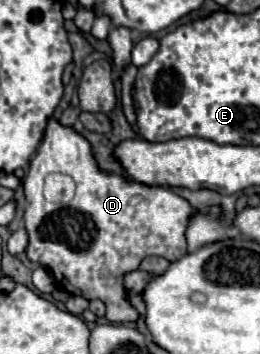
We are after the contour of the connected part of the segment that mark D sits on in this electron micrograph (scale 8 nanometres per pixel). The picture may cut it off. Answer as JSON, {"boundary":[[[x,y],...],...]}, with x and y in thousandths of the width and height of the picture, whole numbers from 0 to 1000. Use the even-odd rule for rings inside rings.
{"boundary":[[[208,331],[185,336],[169,393],[115,455],[115,483],[92,506],[92,540],[108,585],[92,596],[92,641],[115,664],[100,720],[115,737],[138,737],[185,754],[246,822],[269,833],[308,833],[338,850],[385,845],[408,862],[408,901],[423,912],[515,912],[531,901],[523,873],[492,856],[469,782],[492,766],[531,760],[538,737],[569,720],[608,720],[646,737],[677,737],[715,720],[715,630],[738,607],[731,573],[654,540],[646,528],[577,528],[554,517],[515,517],[446,489],[408,489],[377,472],[346,398],[308,381],[285,359],[223,347]],[[185,489],[254,489],[285,506],[292,540],[285,556],[254,573],[200,573],[169,556],[169,506]]]}

